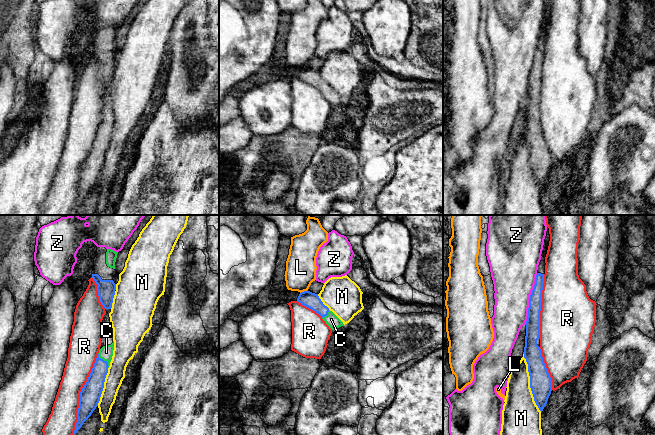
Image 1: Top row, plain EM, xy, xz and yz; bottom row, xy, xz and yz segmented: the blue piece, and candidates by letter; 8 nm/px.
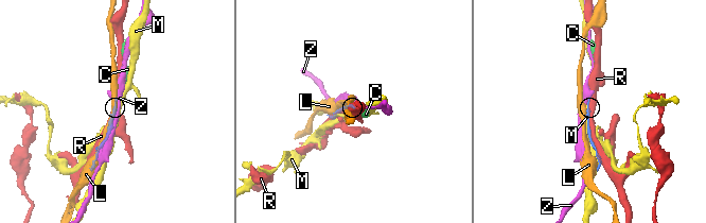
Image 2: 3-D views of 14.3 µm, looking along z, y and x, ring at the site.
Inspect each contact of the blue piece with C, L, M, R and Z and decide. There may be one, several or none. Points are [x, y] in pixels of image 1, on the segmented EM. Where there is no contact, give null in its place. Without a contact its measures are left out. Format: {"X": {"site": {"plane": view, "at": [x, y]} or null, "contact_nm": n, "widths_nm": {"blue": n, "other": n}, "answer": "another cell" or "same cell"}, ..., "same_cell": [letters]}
{"C": {"site": {"plane": "xy", "at": [103, 360]}, "contact_nm": 150, "widths_nm": {"blue": 150, "other": 110}, "answer": "same cell"}, "L": {"site": {"plane": "xz", "at": [304, 291]}, "contact_nm": 70, "widths_nm": {"blue": 130, "other": 240}, "answer": "another cell"}, "M": {"site": {"plane": "yz", "at": [530, 382]}, "contact_nm": 500, "widths_nm": {"blue": 180, "other": 280}, "answer": "another cell"}, "R": {"site": {"plane": "xy", "at": [80, 394]}, "contact_nm": 700, "widths_nm": {"blue": 160, "other": 220}, "answer": "another cell"}, "Z": {"site": {"plane": "yz", "at": [529, 299]}, "contact_nm": 420, "widths_nm": {"blue": 110, "other": 360}, "answer": "another cell"}, "same_cell": ["C"]}

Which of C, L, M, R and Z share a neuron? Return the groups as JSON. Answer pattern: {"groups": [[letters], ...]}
{"groups": [["C"], ["L"], ["M"], ["R"], ["Z"]]}

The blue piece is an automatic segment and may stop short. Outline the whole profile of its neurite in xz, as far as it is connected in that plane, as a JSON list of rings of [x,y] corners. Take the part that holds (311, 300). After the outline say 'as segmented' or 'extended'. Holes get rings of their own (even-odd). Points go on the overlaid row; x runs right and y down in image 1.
[[[307,290],[299,294],[297,301],[318,313],[332,330],[344,325],[343,322],[323,304],[318,294]]]; extended

